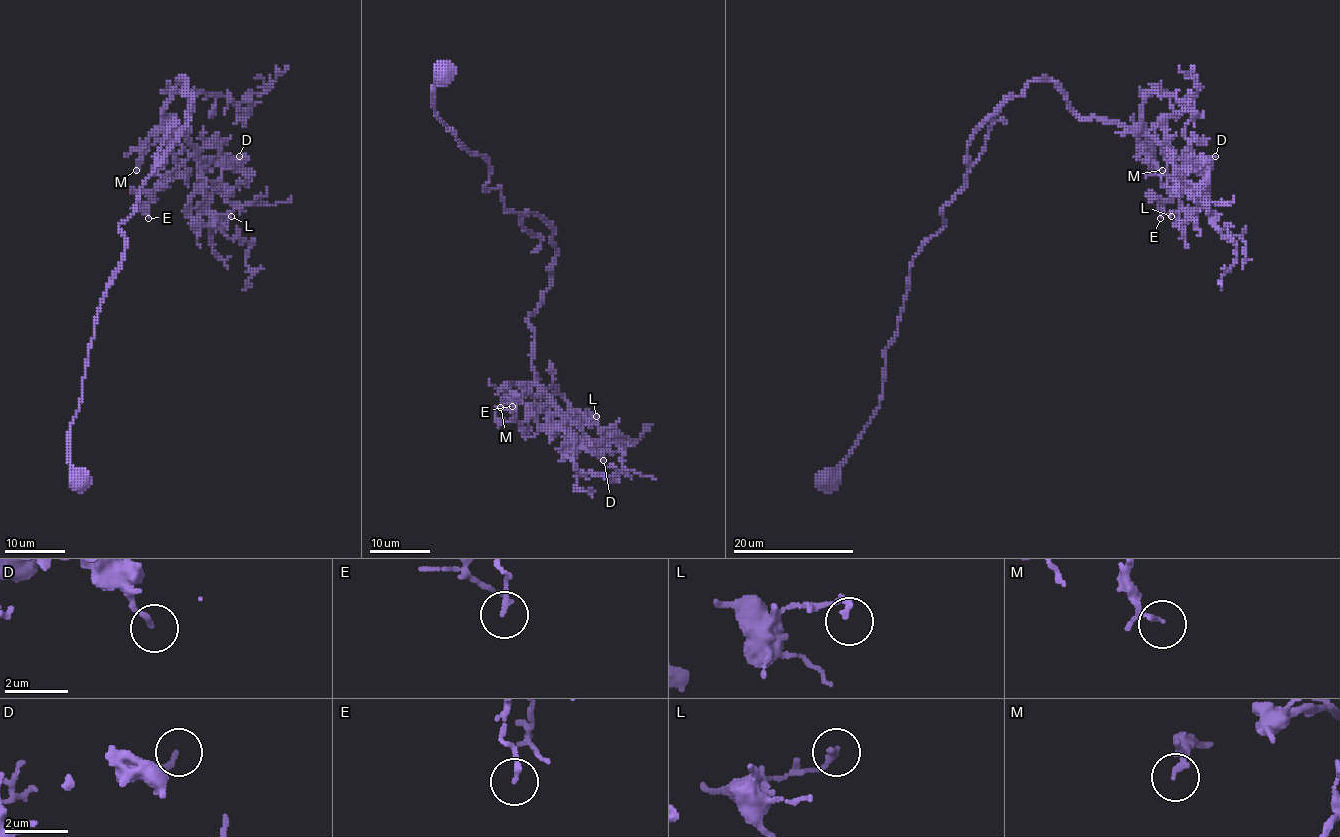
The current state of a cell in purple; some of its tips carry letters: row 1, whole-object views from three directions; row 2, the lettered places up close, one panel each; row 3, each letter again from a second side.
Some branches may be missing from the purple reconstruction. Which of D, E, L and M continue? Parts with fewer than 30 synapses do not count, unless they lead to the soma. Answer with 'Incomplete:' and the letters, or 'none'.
Incomplete: none

